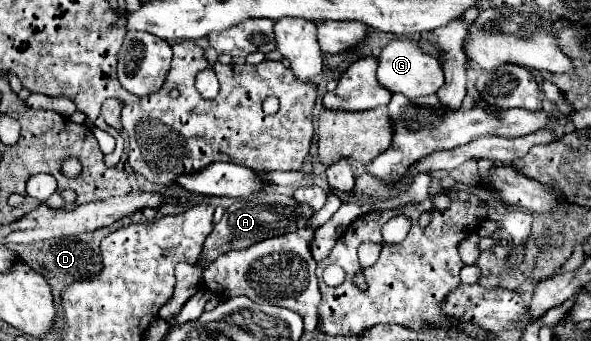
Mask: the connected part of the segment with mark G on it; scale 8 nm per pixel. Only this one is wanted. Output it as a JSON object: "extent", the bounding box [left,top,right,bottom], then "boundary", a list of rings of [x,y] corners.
{"extent":[377,39,445,97],"boundary":[[[393,39],[379,55],[379,69],[377,69],[379,83],[389,89],[391,93],[403,93],[407,97],[421,97],[433,95],[445,83],[443,67],[437,57],[429,57],[415,39]]]}

